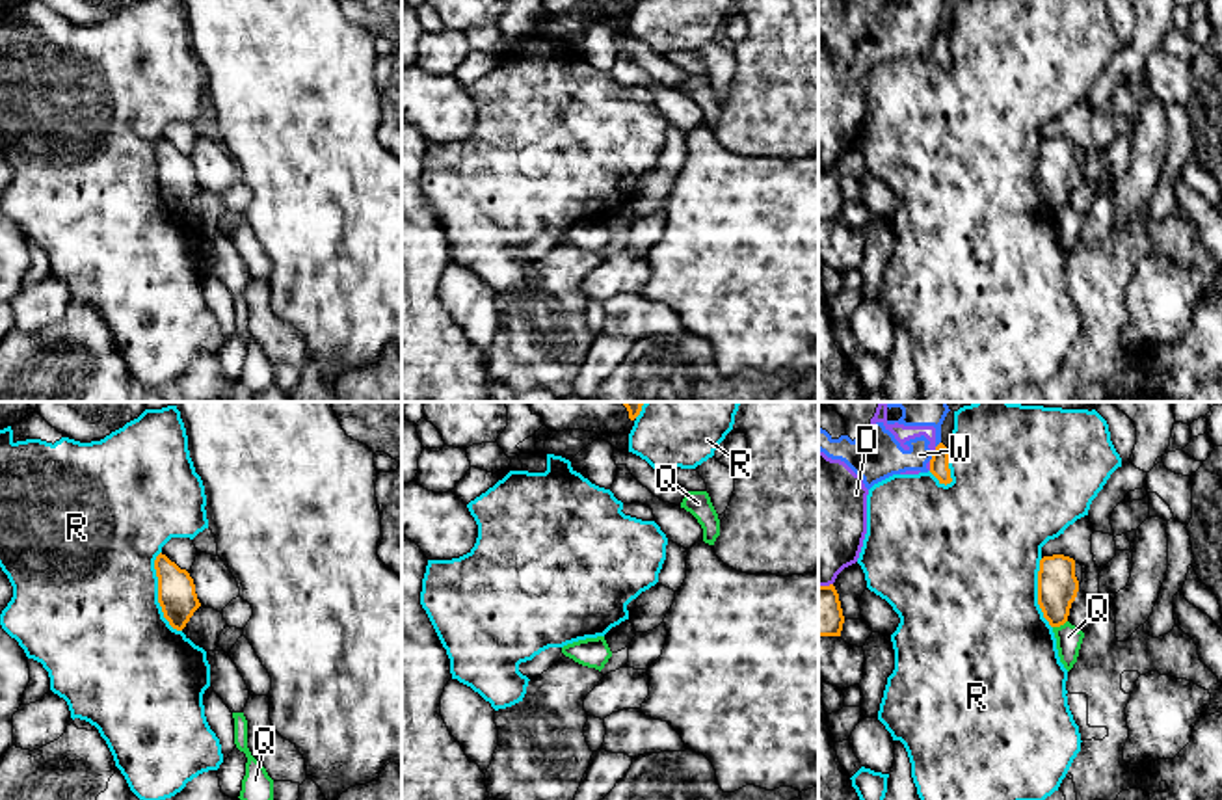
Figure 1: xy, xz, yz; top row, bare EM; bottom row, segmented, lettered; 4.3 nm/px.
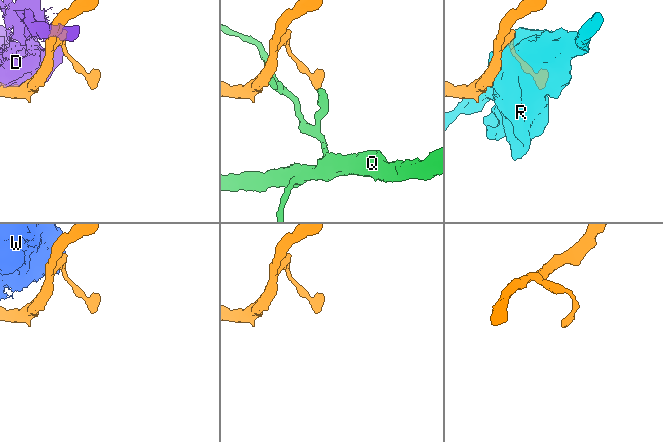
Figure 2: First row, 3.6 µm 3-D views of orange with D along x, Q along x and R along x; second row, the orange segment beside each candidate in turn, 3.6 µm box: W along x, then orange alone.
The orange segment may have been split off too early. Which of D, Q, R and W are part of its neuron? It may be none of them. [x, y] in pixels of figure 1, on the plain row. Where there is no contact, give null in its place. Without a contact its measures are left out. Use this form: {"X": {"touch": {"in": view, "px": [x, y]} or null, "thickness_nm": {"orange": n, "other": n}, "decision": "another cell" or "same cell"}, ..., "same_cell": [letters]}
{"D": {"touch": {"in": "yz", "px": [936, 32]}, "thickness_nm": {"orange": 80, "other": 70}, "decision": "another cell"}, "Q": {"touch": {"in": "yz", "px": [1059, 209]}, "thickness_nm": {"orange": 180, "other": 110}, "decision": "another cell"}, "R": {"touch": {"in": "xy", "px": [159, 177]}, "thickness_nm": {"orange": 160, "other": 500}, "decision": "another cell"}, "W": {"touch": {"in": "yz", "px": [932, 40]}, "thickness_nm": {"orange": 80, "other": 190}, "decision": "another cell"}, "same_cell": []}

